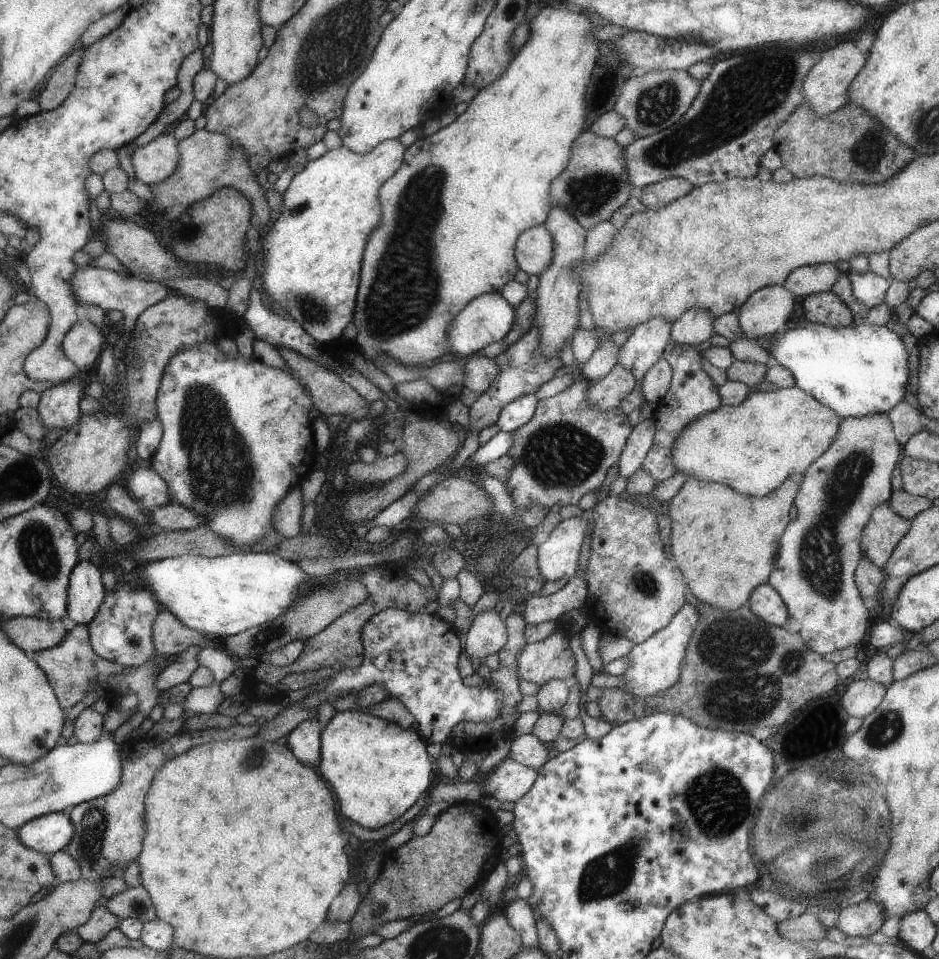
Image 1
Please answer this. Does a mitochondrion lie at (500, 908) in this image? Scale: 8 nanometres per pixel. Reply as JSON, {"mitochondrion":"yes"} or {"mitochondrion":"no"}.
{"mitochondrion":"no"}

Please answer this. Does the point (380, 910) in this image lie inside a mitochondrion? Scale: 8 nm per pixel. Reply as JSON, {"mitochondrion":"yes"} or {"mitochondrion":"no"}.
{"mitochondrion":"yes"}

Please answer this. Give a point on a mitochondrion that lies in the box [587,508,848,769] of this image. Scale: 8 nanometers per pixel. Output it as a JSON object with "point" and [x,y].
{"point":[760,664]}

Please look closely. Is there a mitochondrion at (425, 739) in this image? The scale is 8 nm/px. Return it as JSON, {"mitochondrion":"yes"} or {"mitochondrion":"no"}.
{"mitochondrion":"no"}

